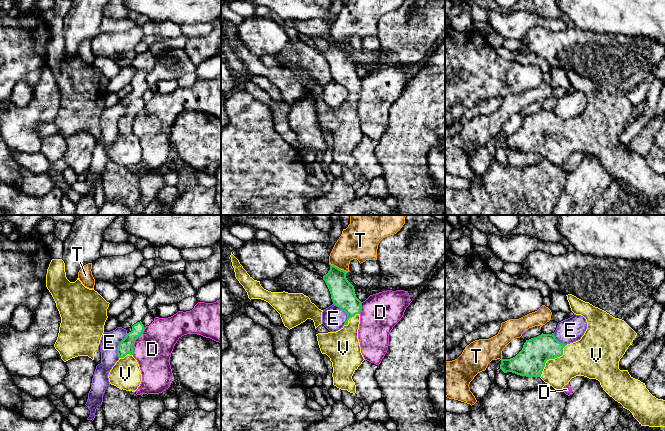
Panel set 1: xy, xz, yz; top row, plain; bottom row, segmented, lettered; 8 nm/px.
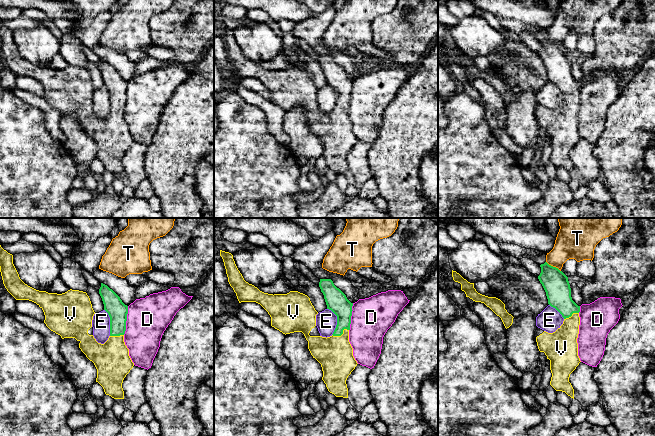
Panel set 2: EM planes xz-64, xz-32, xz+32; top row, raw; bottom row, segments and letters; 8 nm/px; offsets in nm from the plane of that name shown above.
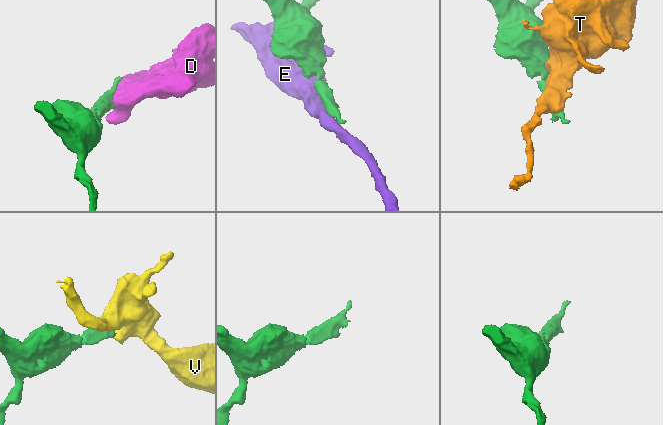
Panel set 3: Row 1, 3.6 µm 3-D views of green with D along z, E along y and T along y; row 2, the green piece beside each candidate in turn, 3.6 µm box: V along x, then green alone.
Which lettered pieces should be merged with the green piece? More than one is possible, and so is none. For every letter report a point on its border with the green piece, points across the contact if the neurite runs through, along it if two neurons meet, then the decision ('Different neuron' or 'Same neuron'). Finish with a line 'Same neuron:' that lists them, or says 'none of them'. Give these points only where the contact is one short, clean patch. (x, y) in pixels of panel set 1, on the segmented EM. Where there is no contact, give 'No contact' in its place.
D: Touches green at xy (134, 341). Different neuron
E: Touches green at xy (118, 345). Boundary: xy (127, 333), (117, 347), (118, 357). Different neuron
T: Touches green at xz (337, 267). Different neuron
V: Touches green at yz (550, 358). Path across: yz (530, 361), (537, 358), (550, 358), (581, 358). Same neuron
Same neuron: V

